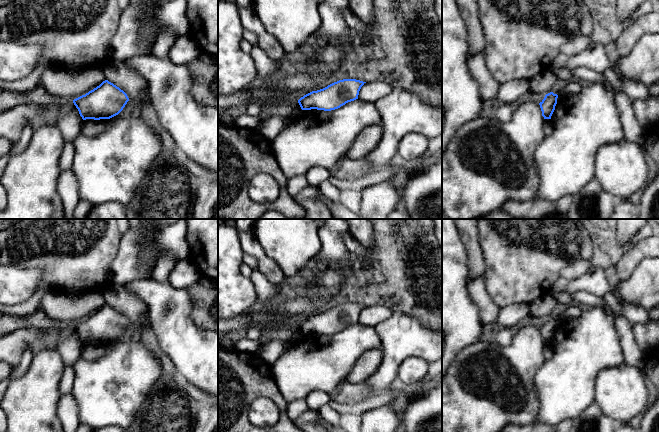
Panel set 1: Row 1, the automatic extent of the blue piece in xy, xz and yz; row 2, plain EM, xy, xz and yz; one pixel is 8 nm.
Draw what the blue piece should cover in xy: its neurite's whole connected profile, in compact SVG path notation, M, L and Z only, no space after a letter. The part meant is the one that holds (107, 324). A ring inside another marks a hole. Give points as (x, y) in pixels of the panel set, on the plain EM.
M103 305L99 310L73 324L83 344L110 343L118 339L129 322L119 311Z

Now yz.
M550 316L546 318L544 323L539 327L544 343L551 343L557 328L557 322L557 318Z

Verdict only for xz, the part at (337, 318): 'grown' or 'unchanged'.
unchanged

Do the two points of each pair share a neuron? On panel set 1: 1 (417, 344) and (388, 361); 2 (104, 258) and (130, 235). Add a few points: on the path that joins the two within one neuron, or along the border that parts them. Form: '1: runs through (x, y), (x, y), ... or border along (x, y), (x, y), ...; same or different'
1: runs through (410, 344), (405, 344), (395, 354); same
2: border along (121, 237), (118, 253), (110, 267); different

